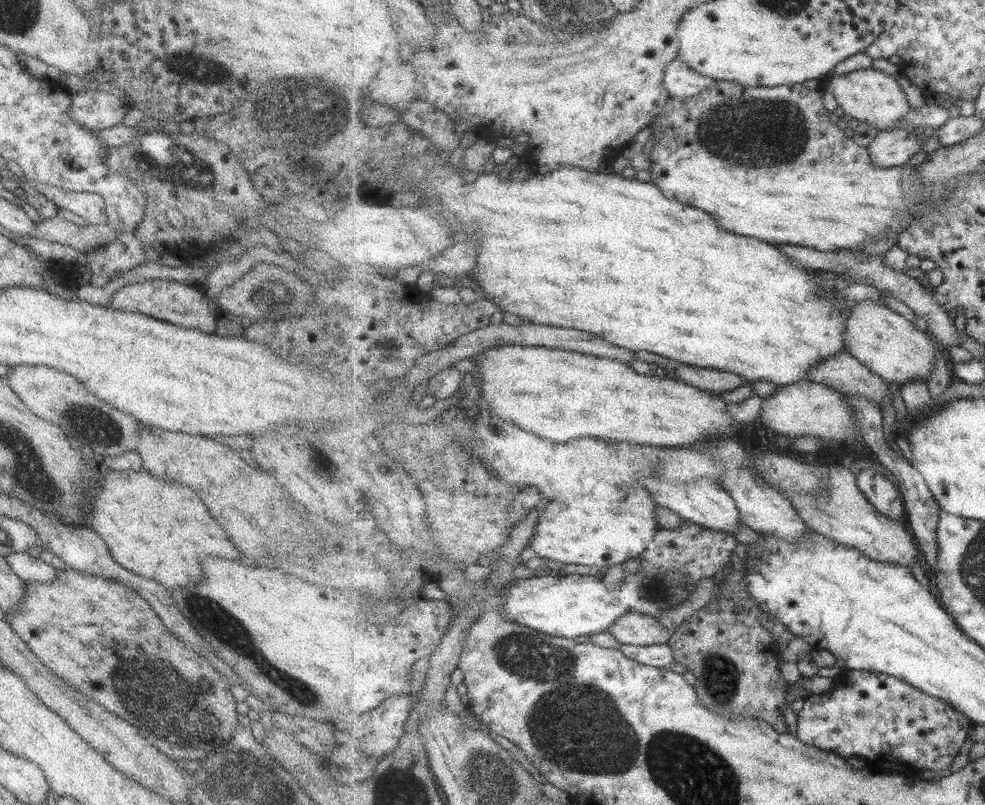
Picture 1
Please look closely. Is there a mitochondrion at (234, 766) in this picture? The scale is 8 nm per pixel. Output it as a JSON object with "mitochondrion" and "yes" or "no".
{"mitochondrion":"yes"}

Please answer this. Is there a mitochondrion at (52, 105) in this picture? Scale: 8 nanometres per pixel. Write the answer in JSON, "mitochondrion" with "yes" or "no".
{"mitochondrion":"no"}

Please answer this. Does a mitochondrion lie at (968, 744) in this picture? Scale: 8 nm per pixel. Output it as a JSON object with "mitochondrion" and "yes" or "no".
{"mitochondrion":"no"}

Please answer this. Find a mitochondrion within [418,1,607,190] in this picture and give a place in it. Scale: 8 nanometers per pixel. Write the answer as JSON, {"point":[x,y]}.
{"point":[558,46]}

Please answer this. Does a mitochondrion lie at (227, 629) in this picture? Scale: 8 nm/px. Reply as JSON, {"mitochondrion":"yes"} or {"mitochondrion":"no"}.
{"mitochondrion":"yes"}

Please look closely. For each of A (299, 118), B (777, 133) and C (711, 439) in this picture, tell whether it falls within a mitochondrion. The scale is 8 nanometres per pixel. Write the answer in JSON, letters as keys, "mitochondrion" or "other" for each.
{"A":"mitochondrion","B":"mitochondrion","C":"other"}

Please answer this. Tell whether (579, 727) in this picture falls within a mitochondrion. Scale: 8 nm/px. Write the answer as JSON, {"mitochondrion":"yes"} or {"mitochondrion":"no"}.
{"mitochondrion":"yes"}

